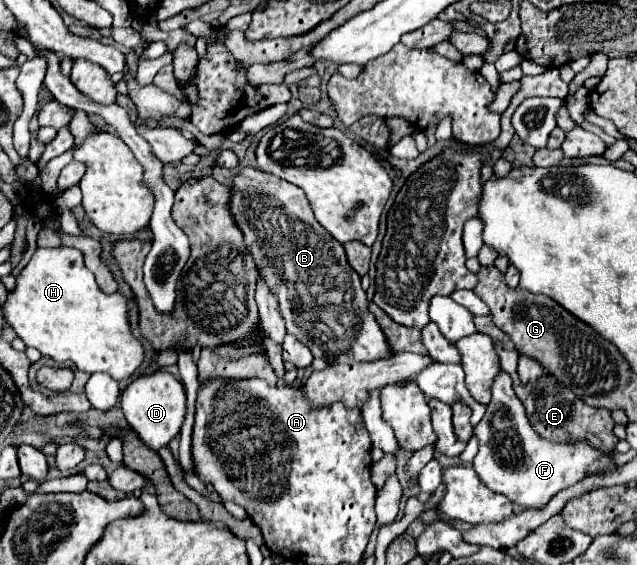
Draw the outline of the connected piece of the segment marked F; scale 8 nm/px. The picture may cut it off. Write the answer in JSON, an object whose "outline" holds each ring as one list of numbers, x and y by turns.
{"outline":[[500,372,496,376,494,386,492,386,492,400,486,408,486,414,484,414,482,422,474,428,472,434,478,438,478,454,472,462,472,468,476,470,480,480,492,492,508,496,514,504,518,504,524,510,542,510,550,502,550,498,554,494,558,494,560,490,584,480,590,474,606,474,606,472,616,470,612,456,606,454,606,452,600,452,598,448,592,448,592,444,588,444,586,440,574,440,574,442,560,444,560,442,540,438,538,432,530,426,530,422,526,418,526,412,524,412,524,406,518,400,518,396,514,394,512,380,506,372]]}

